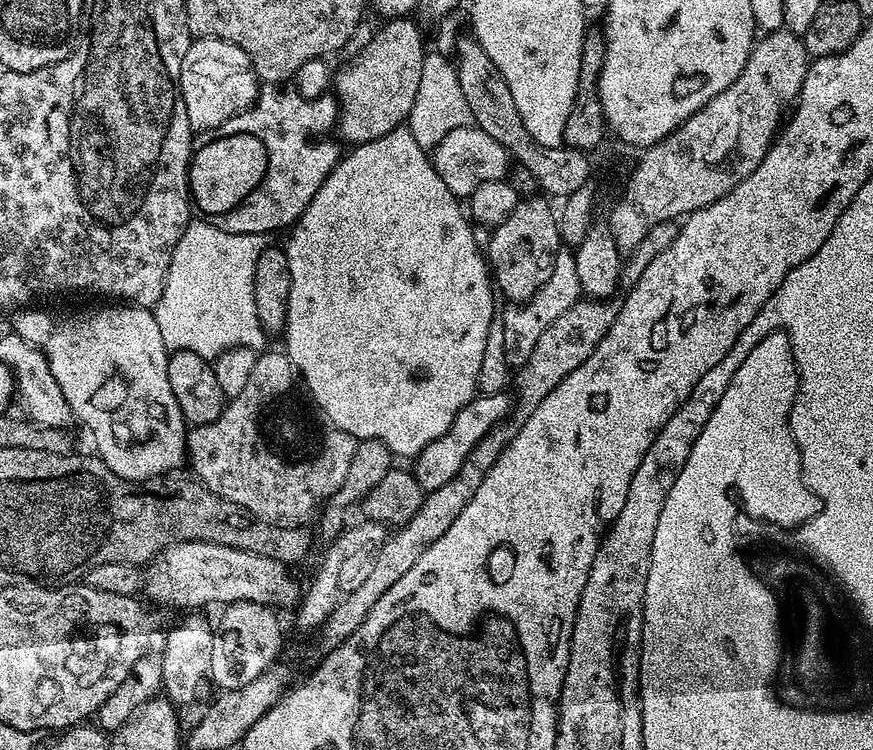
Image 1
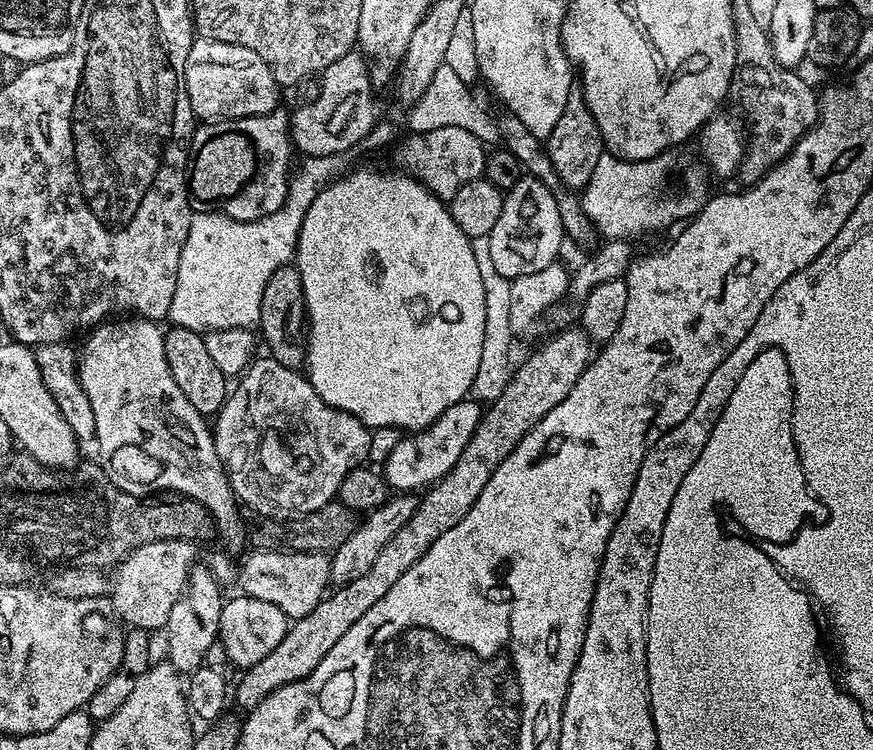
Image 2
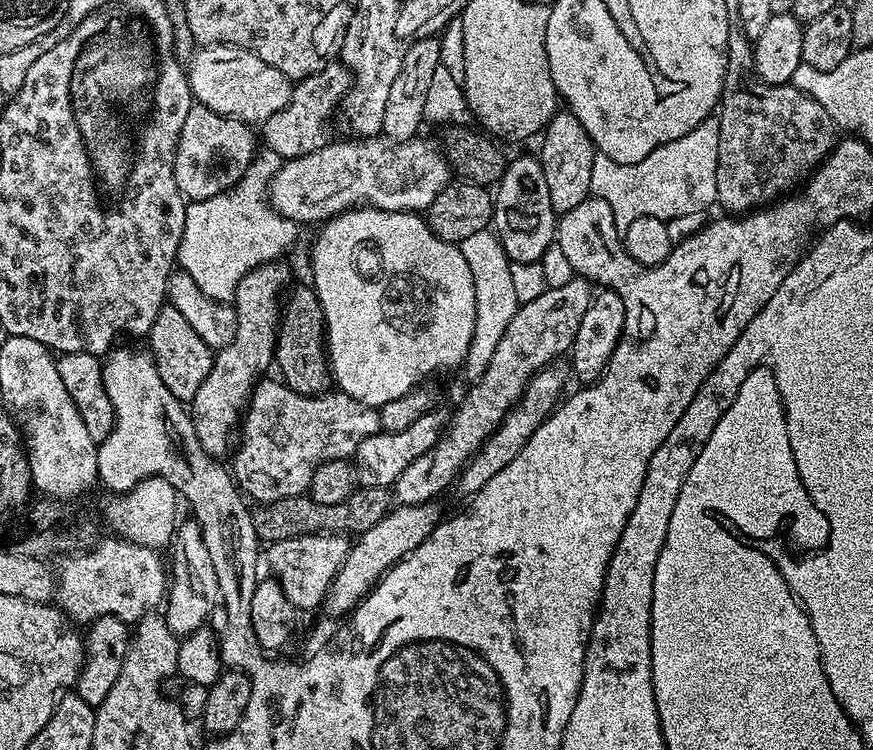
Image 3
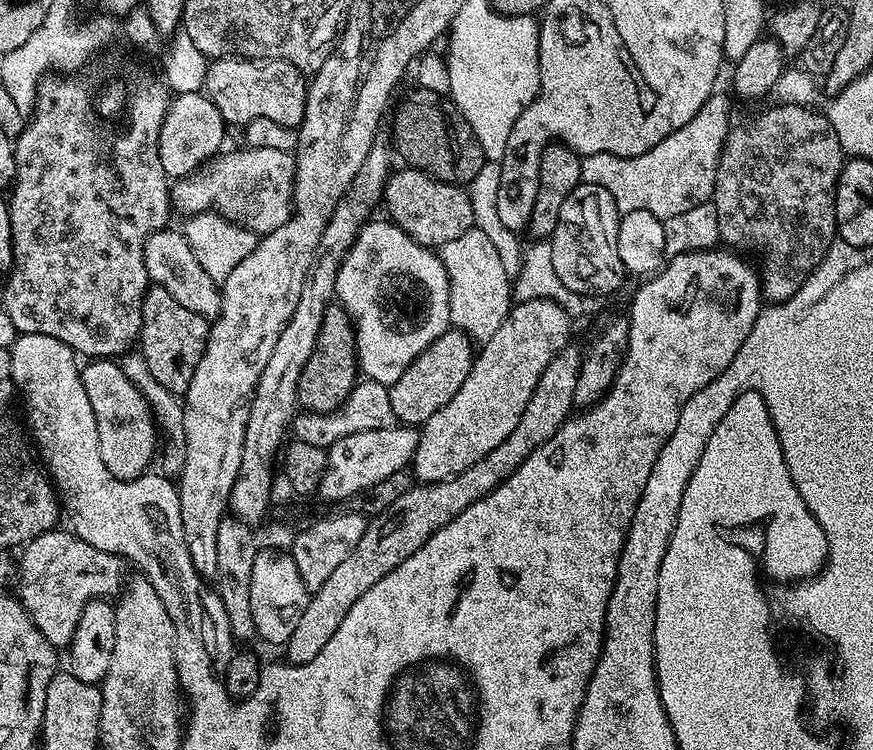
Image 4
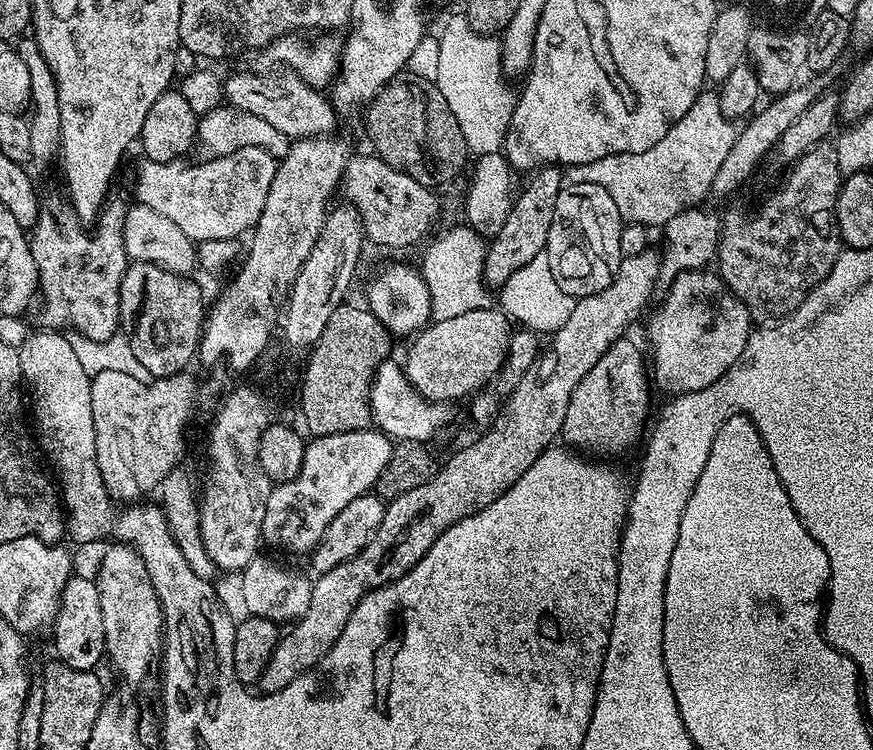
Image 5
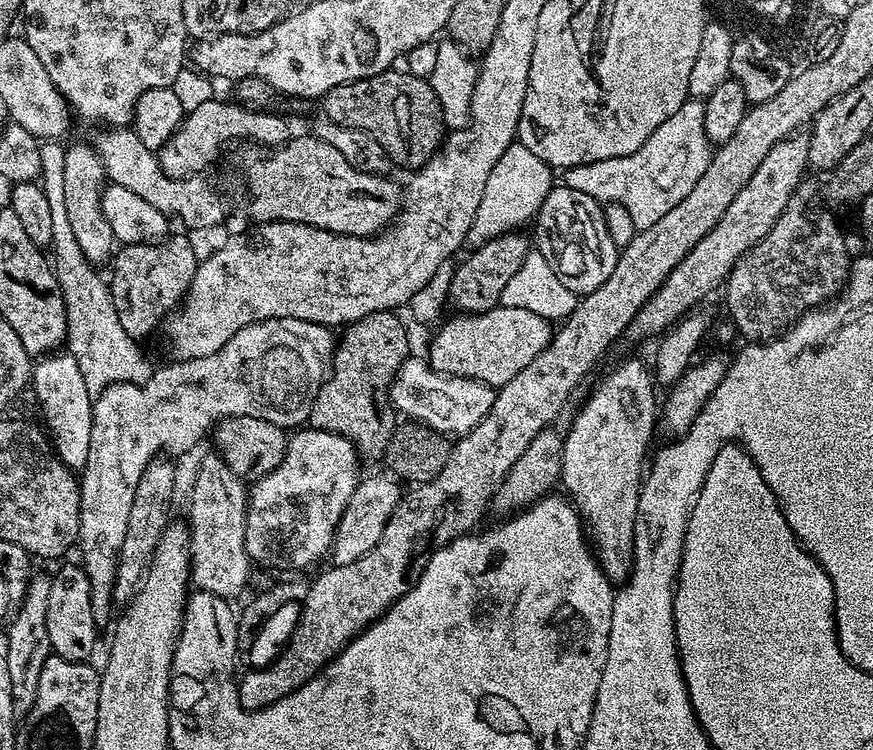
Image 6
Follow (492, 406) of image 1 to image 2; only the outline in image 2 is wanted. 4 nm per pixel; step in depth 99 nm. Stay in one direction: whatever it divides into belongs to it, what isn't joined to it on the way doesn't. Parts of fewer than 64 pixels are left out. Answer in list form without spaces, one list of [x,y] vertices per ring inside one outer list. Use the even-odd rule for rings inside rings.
[[[465,398],[454,402],[454,406],[445,410],[430,427],[401,438],[382,465],[382,475],[389,489],[400,494],[410,494],[416,490],[414,488],[427,489],[443,478],[454,462],[458,462],[462,450],[466,450],[466,442],[470,442],[481,415],[481,405],[471,398]]]

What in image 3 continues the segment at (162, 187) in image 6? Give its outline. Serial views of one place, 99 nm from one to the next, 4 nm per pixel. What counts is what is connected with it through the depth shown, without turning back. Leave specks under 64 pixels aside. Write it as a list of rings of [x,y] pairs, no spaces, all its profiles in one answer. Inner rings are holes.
[[[347,138],[348,140],[340,140],[329,142],[324,147],[314,150],[305,156],[299,156],[293,160],[284,160],[281,163],[280,173],[272,180],[272,196],[270,195],[270,203],[277,212],[281,212],[286,218],[290,218],[297,226],[304,224],[316,224],[332,219],[333,216],[339,216],[341,212],[348,212],[352,208],[381,208],[387,212],[414,212],[423,213],[431,204],[436,201],[438,194],[442,194],[442,190],[453,179],[454,173],[451,164],[445,158],[441,145],[436,144],[432,140],[420,140],[421,138],[413,138],[402,142],[401,144],[391,143],[383,138]]]

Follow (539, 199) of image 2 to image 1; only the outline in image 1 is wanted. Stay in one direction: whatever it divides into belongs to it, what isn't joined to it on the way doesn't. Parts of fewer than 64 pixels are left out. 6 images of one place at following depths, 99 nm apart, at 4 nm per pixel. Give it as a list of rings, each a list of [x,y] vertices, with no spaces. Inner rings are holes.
[[[544,198],[521,199],[514,214],[490,232],[486,263],[499,295],[504,295],[508,302],[529,300],[544,285],[546,278],[550,278],[550,270],[554,270],[554,258],[562,246],[557,213],[548,212],[549,201],[540,199]]]

